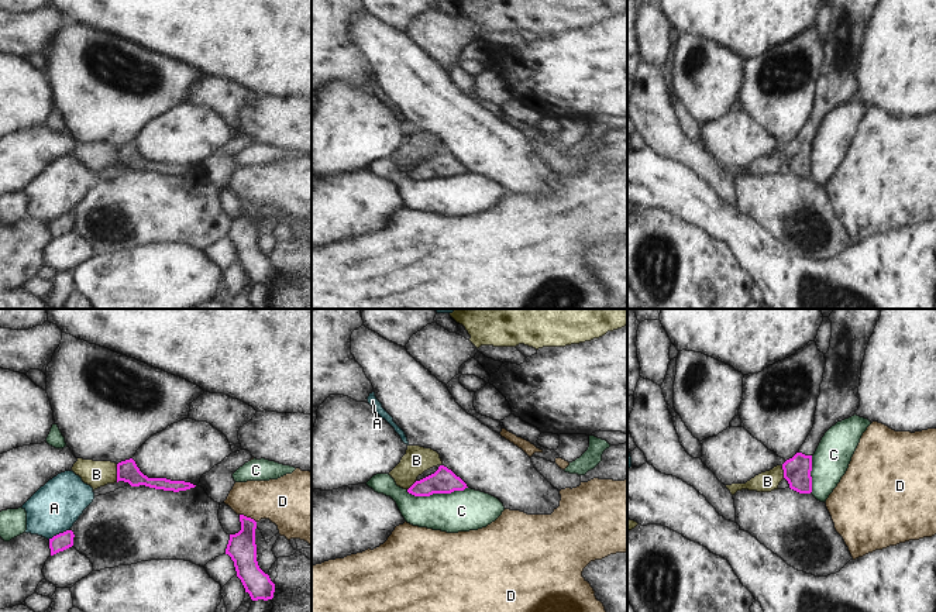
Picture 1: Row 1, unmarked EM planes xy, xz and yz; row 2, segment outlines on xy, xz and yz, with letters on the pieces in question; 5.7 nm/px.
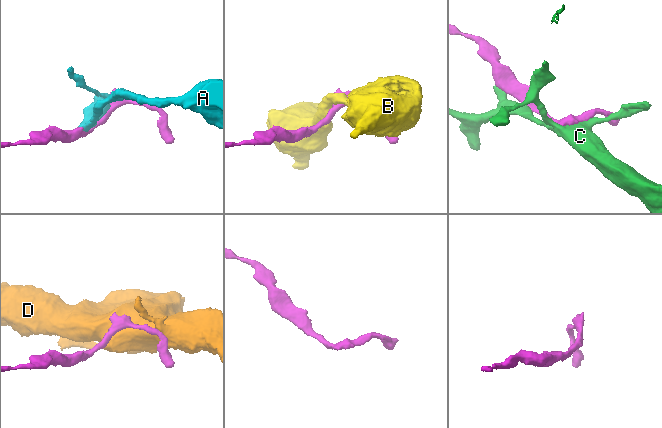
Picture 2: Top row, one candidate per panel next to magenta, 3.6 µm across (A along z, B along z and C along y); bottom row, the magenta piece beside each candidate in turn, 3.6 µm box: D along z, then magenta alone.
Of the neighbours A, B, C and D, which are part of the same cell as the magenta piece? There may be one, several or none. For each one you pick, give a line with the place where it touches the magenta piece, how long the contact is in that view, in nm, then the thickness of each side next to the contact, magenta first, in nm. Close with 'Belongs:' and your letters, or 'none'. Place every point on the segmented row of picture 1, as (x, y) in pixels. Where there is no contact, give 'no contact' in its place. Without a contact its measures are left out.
Belongs: none

